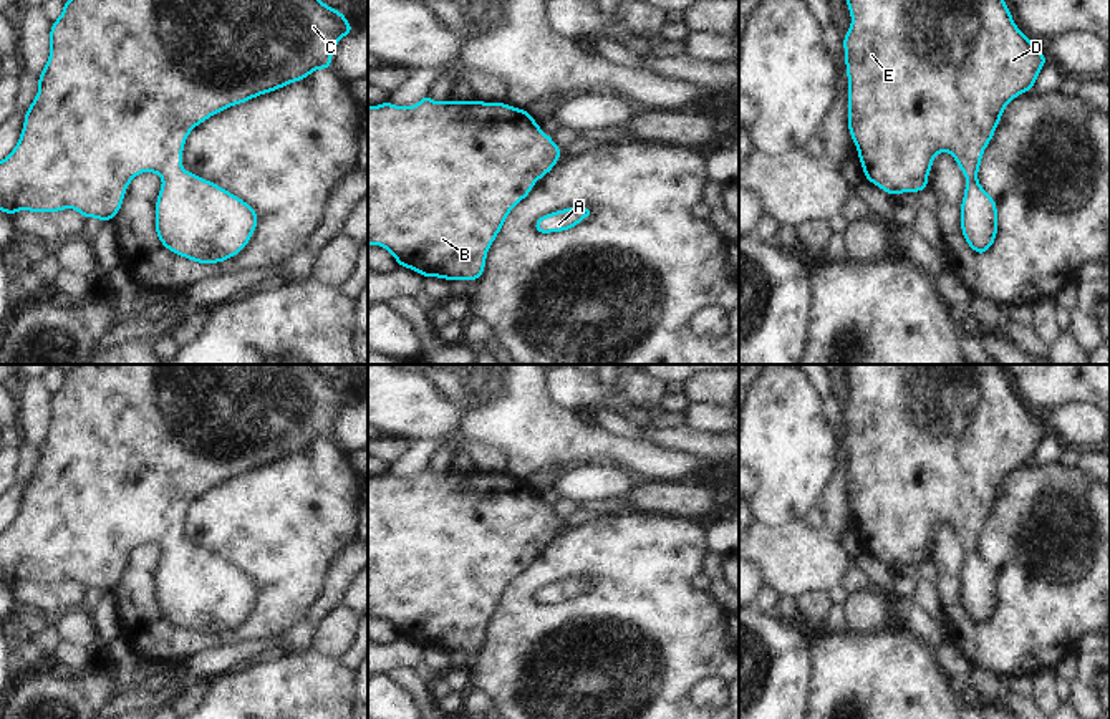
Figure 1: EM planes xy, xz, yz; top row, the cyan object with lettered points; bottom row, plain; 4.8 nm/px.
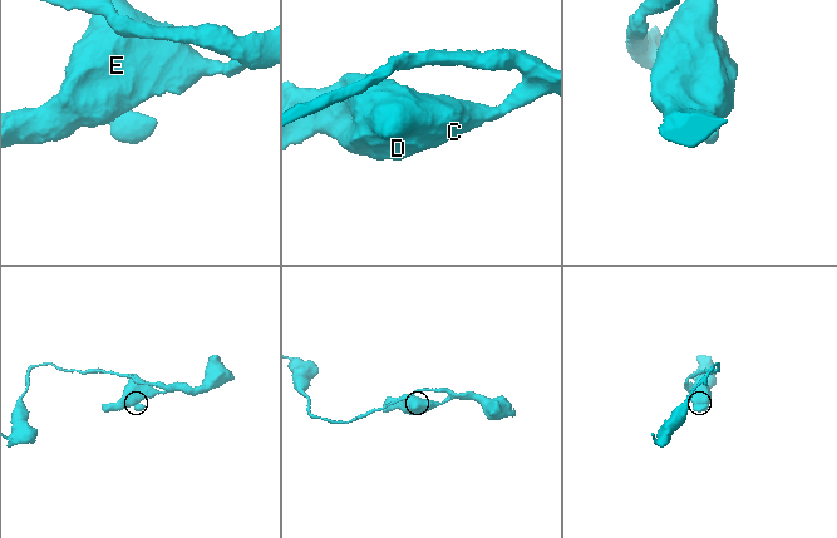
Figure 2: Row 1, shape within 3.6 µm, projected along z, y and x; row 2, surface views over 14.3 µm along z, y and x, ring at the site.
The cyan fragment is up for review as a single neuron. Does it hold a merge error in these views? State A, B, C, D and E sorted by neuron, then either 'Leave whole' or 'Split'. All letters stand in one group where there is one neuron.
Groups: A B C D E. Leave whole.

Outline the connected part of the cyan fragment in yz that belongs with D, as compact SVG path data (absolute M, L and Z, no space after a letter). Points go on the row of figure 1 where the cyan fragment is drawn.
M847 0L852 25L843 33L845 68L848 78L848 133L857 146L858 161L863 167L865 179L878 186L890 195L903 192L921 192L928 184L928 174L933 171L933 159L938 152L949 152L968 179L961 200L961 234L974 253L986 253L997 237L997 204L977 182L984 149L994 138L1006 106L1032 91L1047 56L1014 25L1009 7L1004 0Z

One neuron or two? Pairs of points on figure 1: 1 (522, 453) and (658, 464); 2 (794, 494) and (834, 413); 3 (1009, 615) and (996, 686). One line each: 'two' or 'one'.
1: one
2: two
3: two

